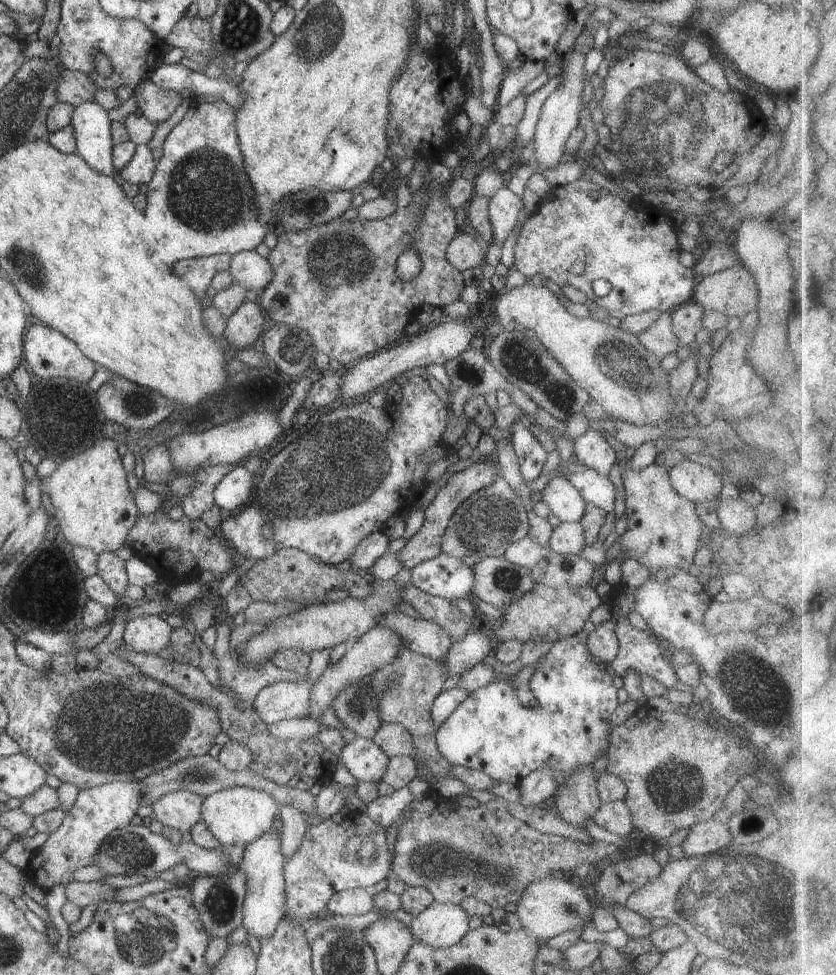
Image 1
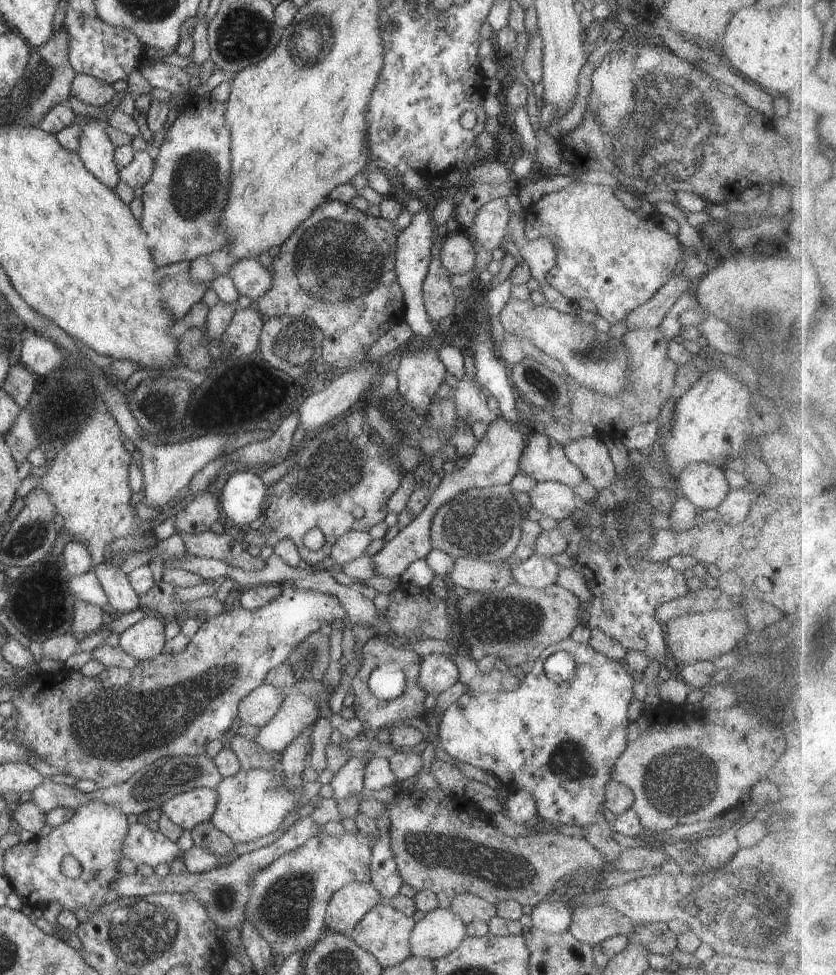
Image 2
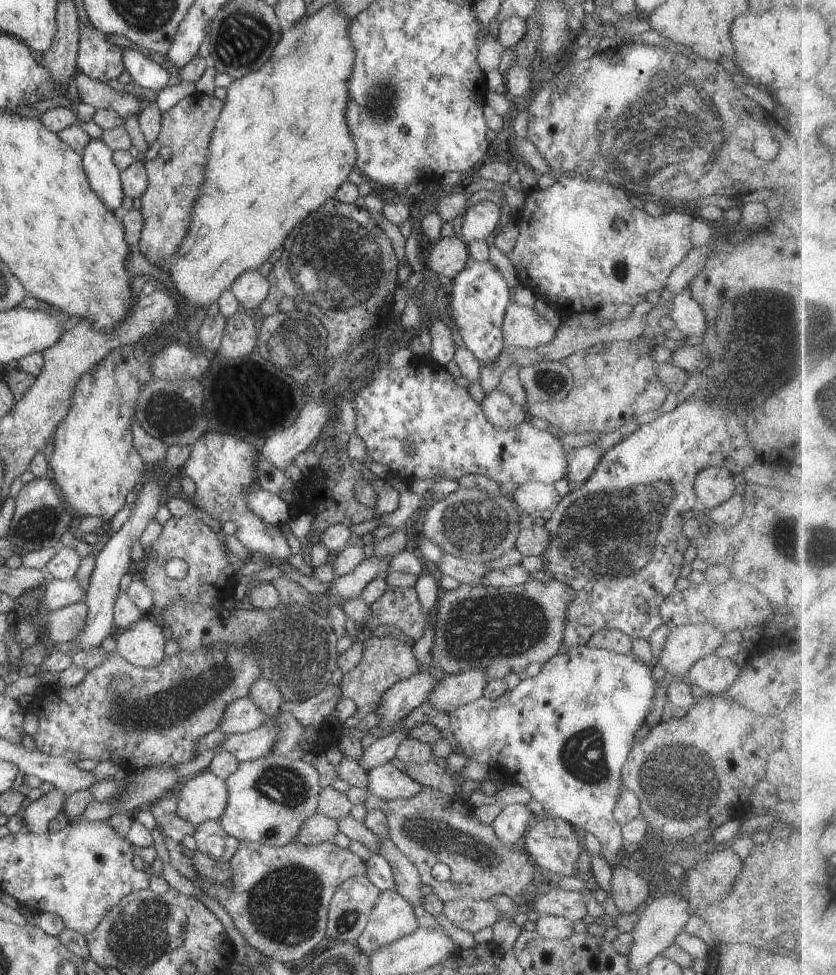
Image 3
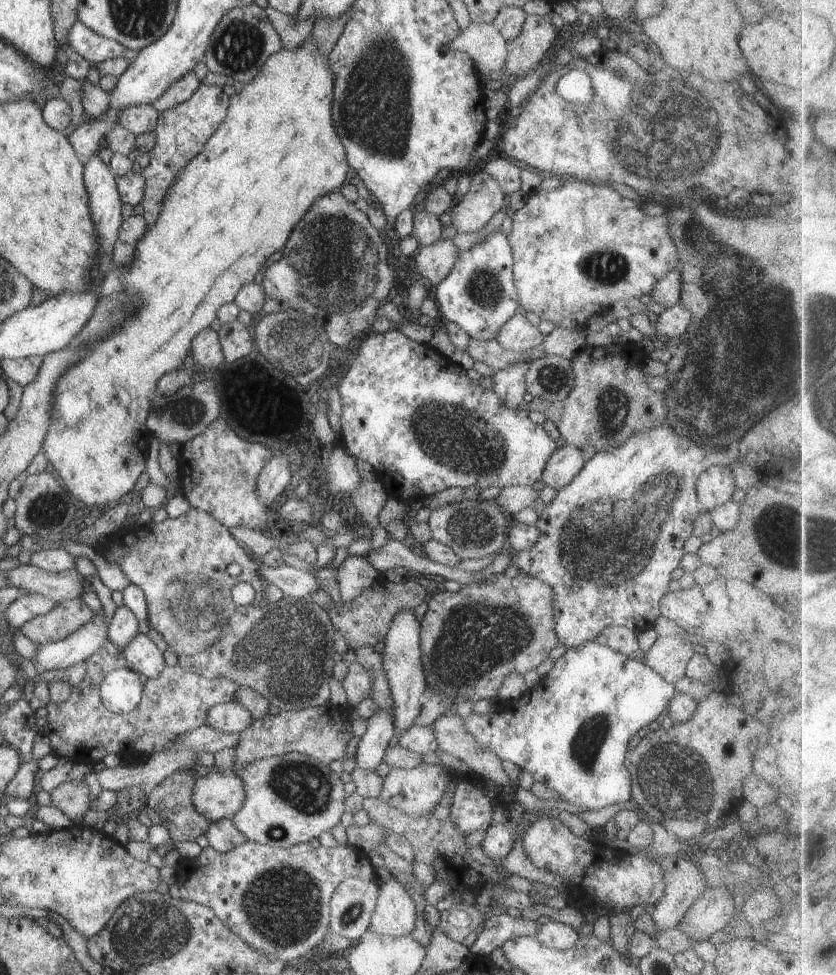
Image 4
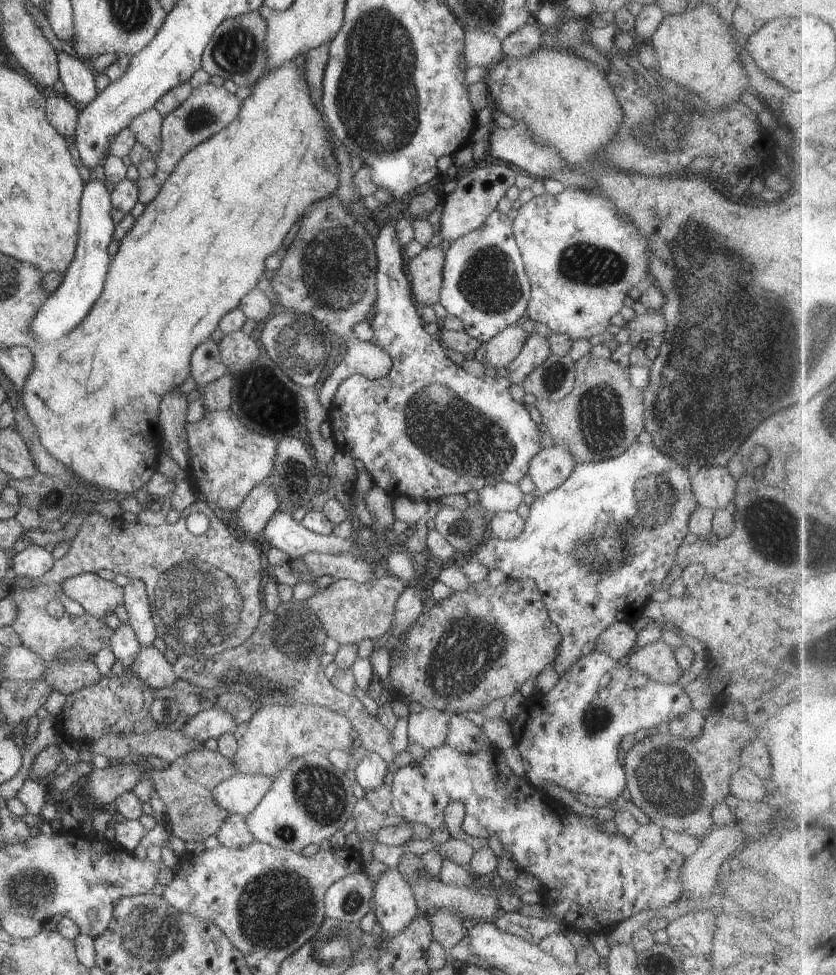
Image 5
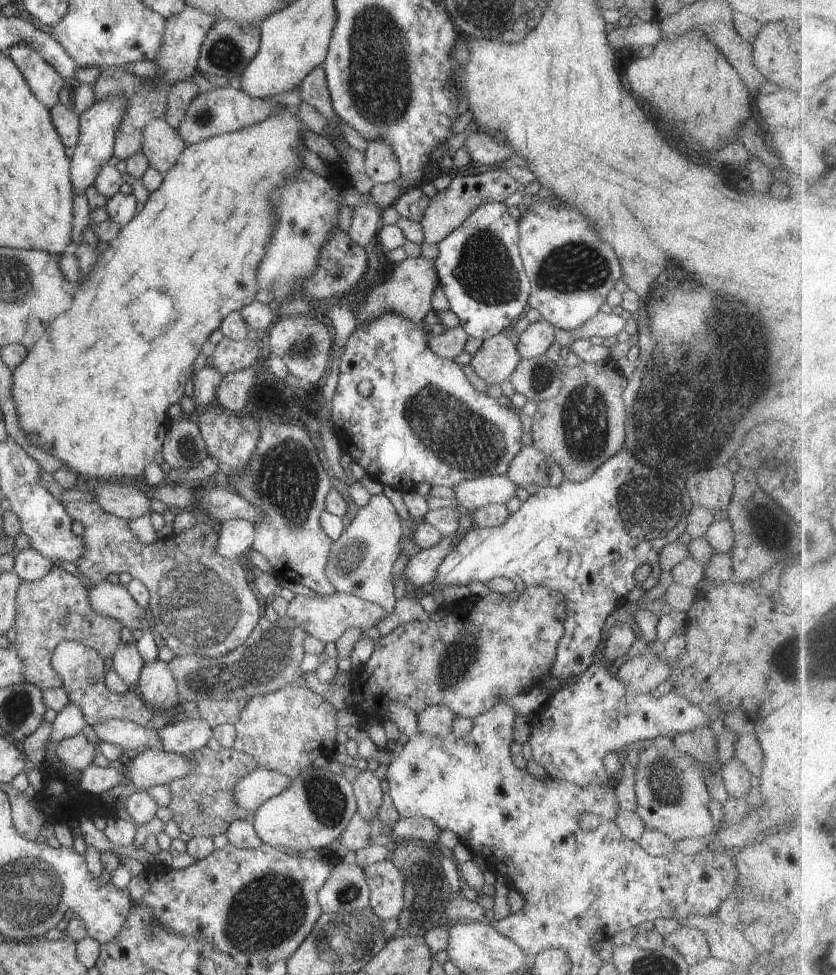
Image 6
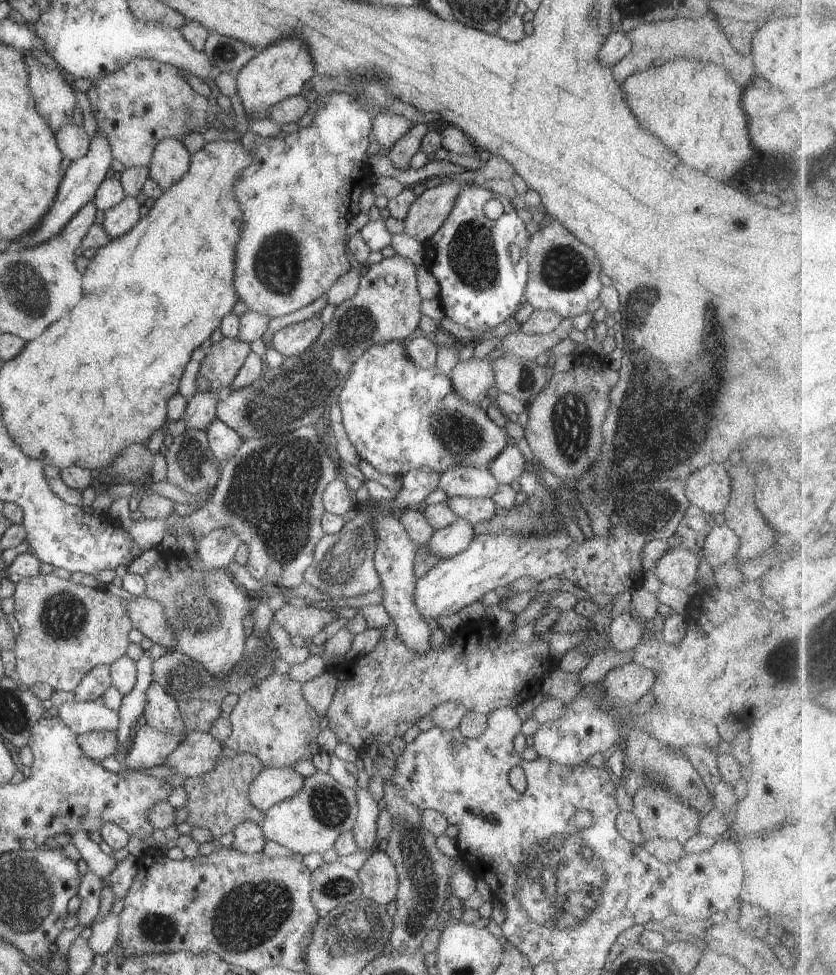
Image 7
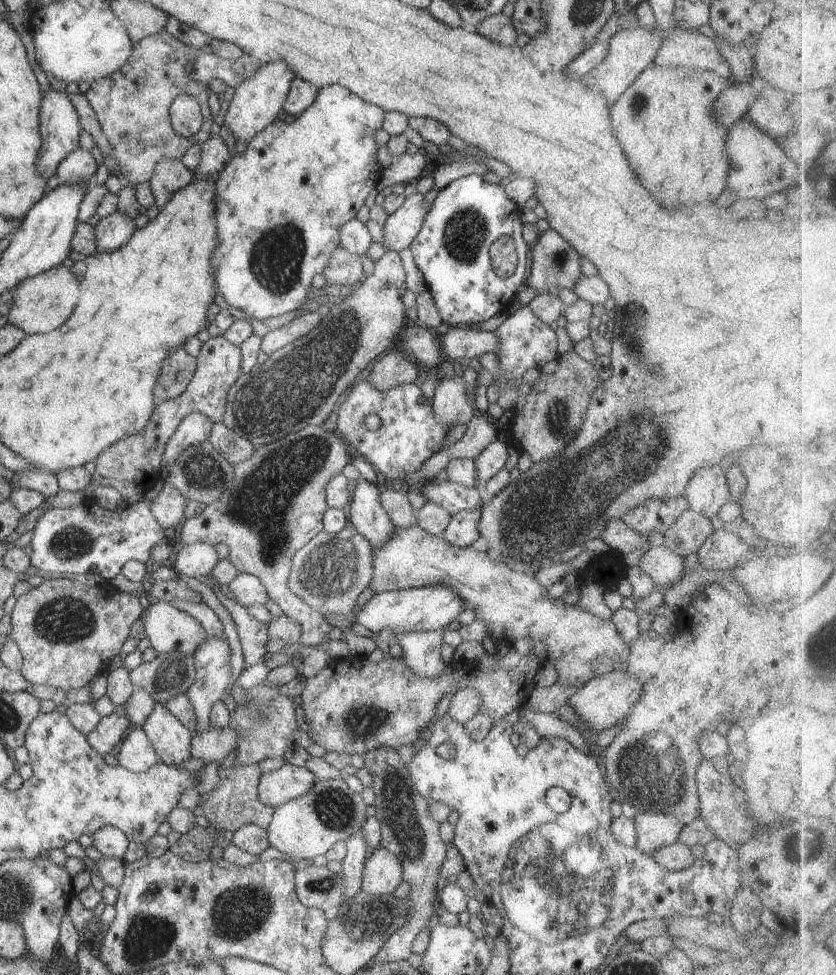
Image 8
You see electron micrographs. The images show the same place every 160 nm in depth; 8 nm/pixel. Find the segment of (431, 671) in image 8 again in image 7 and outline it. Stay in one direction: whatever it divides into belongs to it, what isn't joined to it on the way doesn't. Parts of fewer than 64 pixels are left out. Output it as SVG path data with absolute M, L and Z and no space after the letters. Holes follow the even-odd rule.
M376 514L372 520L374 536L376 536L376 554L374 554L374 565L380 574L382 588L382 605L394 626L396 635L400 640L404 640L414 652L428 652L430 644L430 626L418 612L414 604L414 590L416 588L416 574L414 573L414 558L418 552L418 546L410 540L406 533L406 528L399 522L398 516L388 516L388 514Z

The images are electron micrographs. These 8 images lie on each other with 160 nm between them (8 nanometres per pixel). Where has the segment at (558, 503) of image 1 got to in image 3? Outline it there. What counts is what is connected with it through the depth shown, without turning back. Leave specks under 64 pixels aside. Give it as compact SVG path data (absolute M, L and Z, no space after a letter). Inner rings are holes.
M526 482L518 486L508 497L516 502L516 507L521 514L541 514L554 504L556 496L560 496L554 483Z

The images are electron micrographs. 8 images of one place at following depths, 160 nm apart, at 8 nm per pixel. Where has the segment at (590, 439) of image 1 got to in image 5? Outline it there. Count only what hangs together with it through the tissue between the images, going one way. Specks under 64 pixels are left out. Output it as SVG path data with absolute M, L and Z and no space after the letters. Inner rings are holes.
M542 447L528 463L527 474L541 494L560 486L576 466L574 455L562 447Z

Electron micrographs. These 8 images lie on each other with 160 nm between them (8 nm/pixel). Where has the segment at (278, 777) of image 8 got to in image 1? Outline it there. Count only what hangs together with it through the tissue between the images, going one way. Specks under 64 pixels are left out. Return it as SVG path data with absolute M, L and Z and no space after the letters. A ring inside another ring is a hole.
M187 791L163 795L151 805L152 814L148 820L156 820L166 828L185 833L202 821L204 799Z

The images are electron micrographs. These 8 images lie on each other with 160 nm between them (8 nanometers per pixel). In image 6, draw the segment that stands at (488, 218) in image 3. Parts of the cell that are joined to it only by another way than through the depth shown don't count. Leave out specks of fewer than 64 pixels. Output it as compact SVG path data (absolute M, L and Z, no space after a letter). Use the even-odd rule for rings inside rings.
M506 169L488 170L474 176L458 176L442 191L438 191L434 198L429 200L428 207L420 217L420 227L423 231L423 243L438 245L447 235L450 235L462 222L470 216L478 206L488 202L501 202L520 190L520 184L507 172Z

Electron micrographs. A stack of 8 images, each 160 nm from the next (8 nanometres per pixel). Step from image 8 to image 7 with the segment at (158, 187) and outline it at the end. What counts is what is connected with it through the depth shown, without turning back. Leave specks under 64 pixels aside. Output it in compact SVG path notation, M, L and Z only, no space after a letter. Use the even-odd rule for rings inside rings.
M164 138L156 144L149 167L152 178L163 192L180 178L186 176L190 168L190 154L184 144L176 138Z

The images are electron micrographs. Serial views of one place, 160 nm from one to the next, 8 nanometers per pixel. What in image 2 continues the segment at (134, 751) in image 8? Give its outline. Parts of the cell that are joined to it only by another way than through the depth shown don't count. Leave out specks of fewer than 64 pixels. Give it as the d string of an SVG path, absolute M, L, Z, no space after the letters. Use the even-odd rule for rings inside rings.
M263 683L238 704L238 716L244 725L260 730L276 716L286 697L284 690Z

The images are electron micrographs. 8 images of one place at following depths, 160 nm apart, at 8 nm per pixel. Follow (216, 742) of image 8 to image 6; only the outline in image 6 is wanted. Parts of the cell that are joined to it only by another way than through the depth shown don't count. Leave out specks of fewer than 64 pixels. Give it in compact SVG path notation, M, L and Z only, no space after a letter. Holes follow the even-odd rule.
M146 749L136 756L125 778L138 789L148 790L157 785L170 785L174 779L184 779L192 773L192 764L188 755Z

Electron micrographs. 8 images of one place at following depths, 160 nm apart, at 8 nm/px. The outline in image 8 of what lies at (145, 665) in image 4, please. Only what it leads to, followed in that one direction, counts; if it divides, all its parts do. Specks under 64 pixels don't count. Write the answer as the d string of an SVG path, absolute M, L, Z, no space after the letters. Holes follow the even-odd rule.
M155 704L152 714L146 719L142 729L162 763L178 766L191 760L191 756L193 756L191 740L196 732L187 729L167 708L164 708L163 704Z

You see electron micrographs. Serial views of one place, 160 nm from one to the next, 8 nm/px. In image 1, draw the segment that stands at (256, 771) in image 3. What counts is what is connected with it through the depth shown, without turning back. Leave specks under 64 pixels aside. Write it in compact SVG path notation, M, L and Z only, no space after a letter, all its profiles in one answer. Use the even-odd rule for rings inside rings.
M242 786L228 788L204 799L202 821L221 846L251 845L266 834L270 828L273 828L274 817L279 808L278 802L264 790L254 790Z

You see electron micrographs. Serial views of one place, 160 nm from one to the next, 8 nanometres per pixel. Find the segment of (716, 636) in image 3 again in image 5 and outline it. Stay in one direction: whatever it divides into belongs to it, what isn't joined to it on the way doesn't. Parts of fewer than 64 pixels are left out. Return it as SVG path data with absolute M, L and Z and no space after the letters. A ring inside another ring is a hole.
M662 640L651 645L636 647L625 664L630 670L645 674L656 682L676 683L683 670L677 666L674 647Z

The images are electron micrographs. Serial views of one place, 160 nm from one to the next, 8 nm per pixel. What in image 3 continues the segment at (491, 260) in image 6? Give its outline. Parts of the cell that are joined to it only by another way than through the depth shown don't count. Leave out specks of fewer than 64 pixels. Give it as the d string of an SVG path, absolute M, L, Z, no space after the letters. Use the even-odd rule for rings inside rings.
M472 257L466 262L466 266L454 279L452 292L450 292L450 309L454 314L456 328L462 342L466 345L480 366L496 362L503 350L503 329L506 308L514 301L513 289L508 286L506 278L500 270L496 270L494 264L489 261L477 262Z

